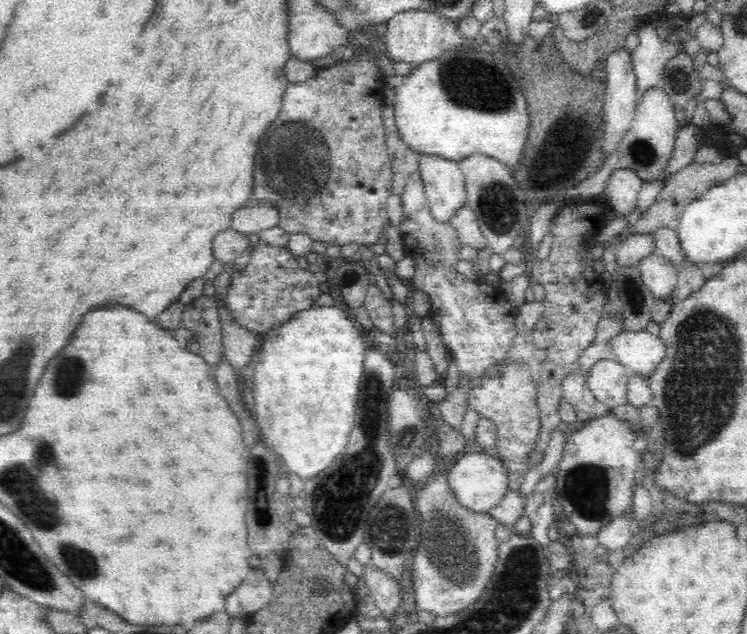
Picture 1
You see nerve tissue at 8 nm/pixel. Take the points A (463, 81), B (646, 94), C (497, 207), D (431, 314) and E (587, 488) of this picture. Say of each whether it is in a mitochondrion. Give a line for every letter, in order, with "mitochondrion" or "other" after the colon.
A: mitochondrion
B: other
C: mitochondrion
D: other
E: mitochondrion

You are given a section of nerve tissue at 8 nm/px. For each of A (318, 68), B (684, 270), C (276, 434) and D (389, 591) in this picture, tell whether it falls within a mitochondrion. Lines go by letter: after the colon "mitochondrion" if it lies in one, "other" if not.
A: other
B: other
C: other
D: other

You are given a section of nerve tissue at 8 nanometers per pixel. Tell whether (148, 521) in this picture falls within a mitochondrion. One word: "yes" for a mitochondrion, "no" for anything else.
no

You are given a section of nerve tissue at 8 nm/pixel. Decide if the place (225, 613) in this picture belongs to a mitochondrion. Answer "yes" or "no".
no

